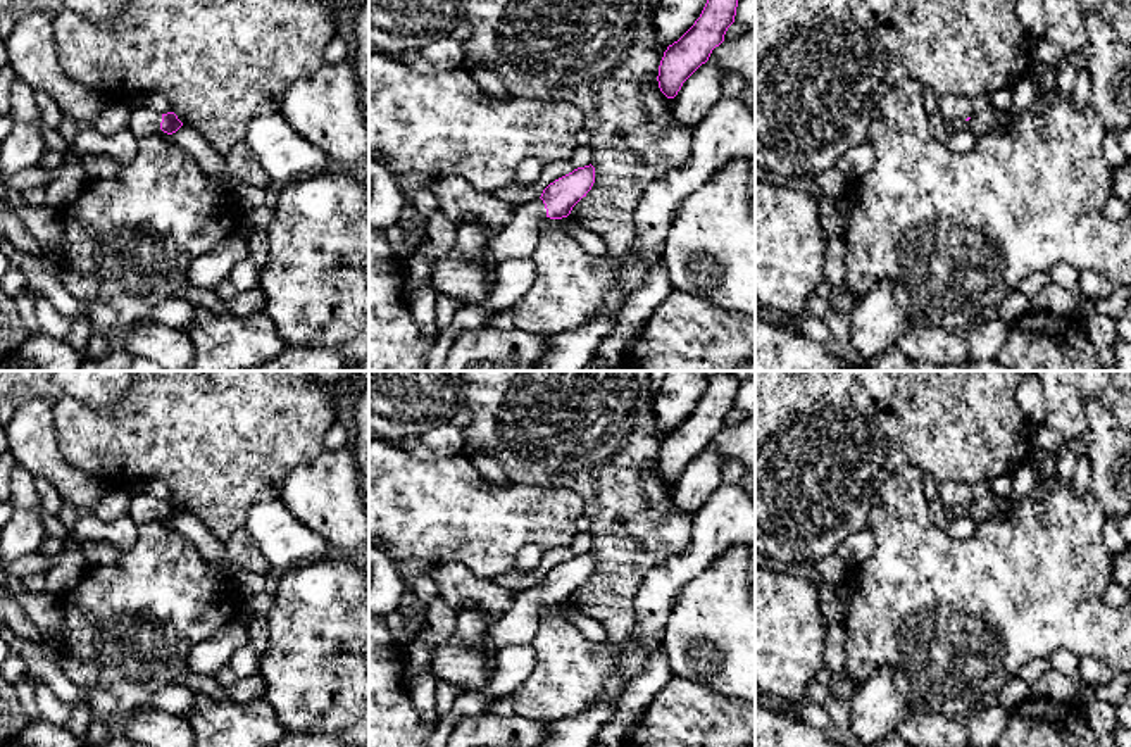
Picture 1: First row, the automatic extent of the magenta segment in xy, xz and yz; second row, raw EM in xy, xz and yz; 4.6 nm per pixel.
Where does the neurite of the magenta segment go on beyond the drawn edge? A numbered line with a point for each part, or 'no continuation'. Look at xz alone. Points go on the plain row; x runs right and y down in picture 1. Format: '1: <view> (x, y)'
1: xz (468, 666)

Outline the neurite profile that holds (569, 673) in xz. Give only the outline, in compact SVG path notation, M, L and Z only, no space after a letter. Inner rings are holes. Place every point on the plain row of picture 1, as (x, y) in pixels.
M545 604L531 645L534 649L534 666L529 678L512 692L514 714L553 723L581 712L602 699L614 668L610 643L586 638L574 623L562 616L559 606Z

